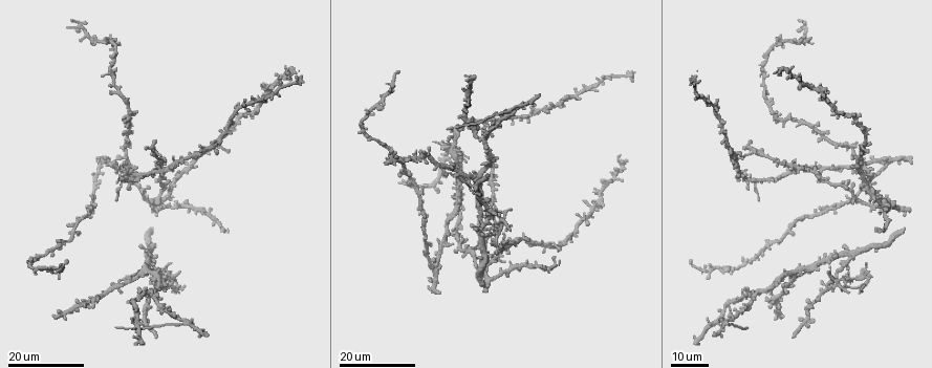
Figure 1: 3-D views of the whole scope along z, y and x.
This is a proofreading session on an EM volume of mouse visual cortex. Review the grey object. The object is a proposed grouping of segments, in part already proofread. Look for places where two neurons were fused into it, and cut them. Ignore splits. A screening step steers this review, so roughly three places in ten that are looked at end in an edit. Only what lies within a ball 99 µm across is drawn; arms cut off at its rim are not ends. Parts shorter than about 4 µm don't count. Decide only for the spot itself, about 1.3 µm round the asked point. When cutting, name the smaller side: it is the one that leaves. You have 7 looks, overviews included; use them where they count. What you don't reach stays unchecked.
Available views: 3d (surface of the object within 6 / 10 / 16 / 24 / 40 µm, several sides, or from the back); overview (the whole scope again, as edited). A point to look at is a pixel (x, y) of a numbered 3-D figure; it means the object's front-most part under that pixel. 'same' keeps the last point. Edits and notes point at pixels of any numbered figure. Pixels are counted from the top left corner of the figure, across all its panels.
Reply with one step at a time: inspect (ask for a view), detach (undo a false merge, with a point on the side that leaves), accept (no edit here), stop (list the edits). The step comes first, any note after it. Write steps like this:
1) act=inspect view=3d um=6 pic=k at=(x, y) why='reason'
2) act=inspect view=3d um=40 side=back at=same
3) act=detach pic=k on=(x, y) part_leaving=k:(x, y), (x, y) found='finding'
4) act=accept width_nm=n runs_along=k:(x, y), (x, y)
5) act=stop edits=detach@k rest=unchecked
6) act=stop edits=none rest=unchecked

act=inspect view=3d um=16 pic=1 at=(458, 170)

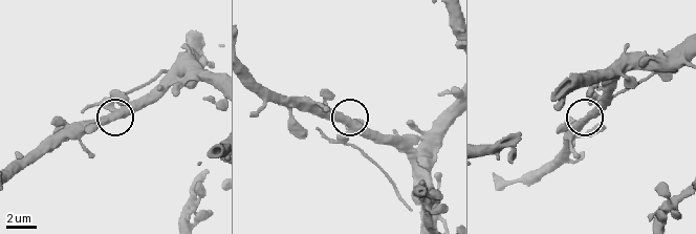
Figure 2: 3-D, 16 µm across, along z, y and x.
act=inspect view=3d um=6 pic=2 at=(117, 112)

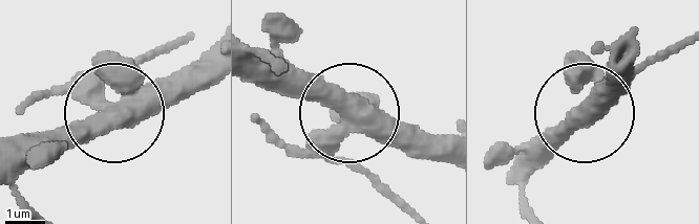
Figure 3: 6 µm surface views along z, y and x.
act=inspect view=3d um=6 side=back pic=3 at=(344, 116)

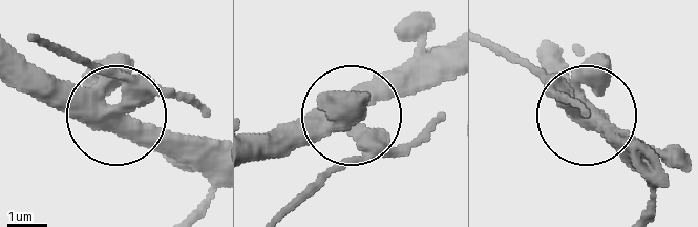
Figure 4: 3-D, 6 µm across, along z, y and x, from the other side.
act=detach pic=4 on=(193, 100) side_arm_um=7 part_leaving=4:(138, 87), (50, 47) found='a second neuron is stuck on'

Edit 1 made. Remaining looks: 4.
act=inspect view=overview

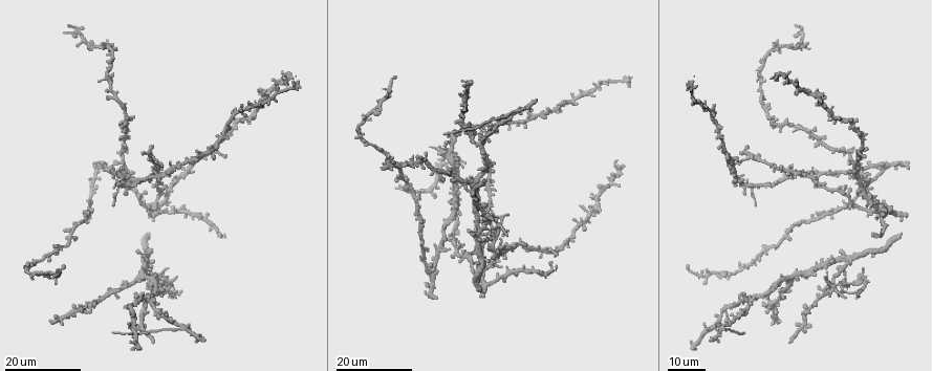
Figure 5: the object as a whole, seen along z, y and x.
act=inspect view=3d um=16 pic=5 at=(486, 214)

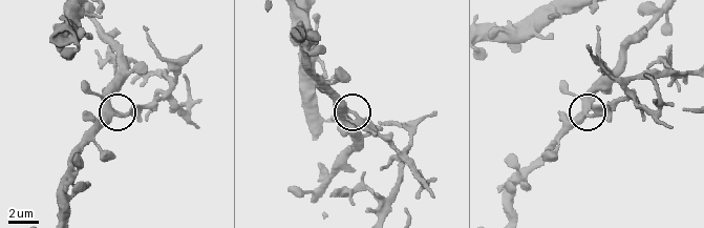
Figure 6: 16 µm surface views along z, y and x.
act=inspect view=3d um=6 pic=6 at=(589, 116)

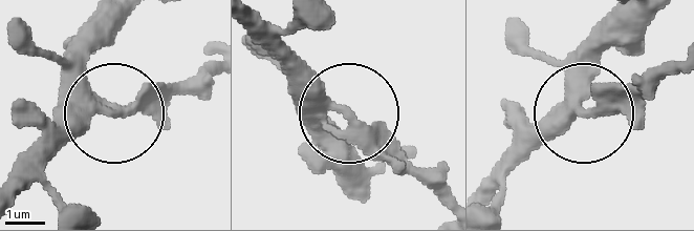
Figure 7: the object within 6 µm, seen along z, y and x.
act=detach pic=7 on=(144, 108) part_leaving=7:(349, 110), (447, 190) found='a second neuron is stuck on'

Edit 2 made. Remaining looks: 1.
act=stop edits=detach@4,detach@7 rest=unchecked

